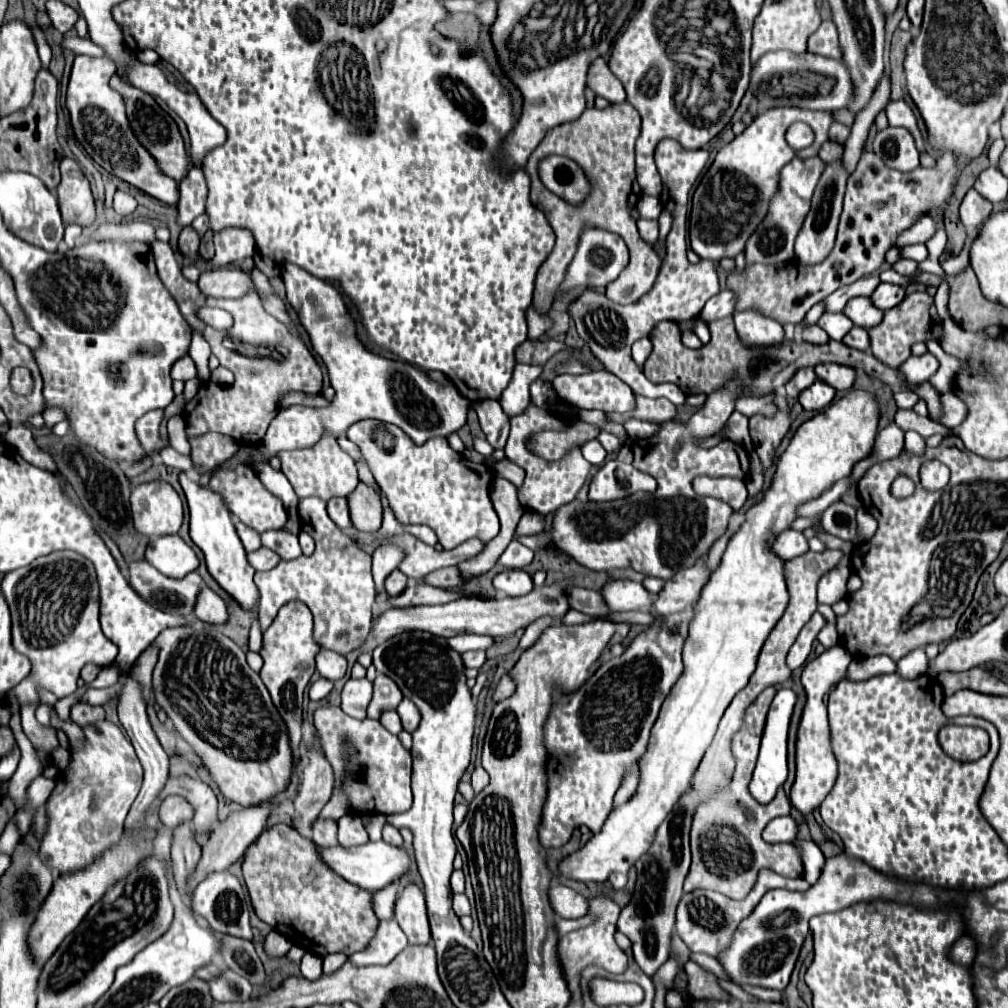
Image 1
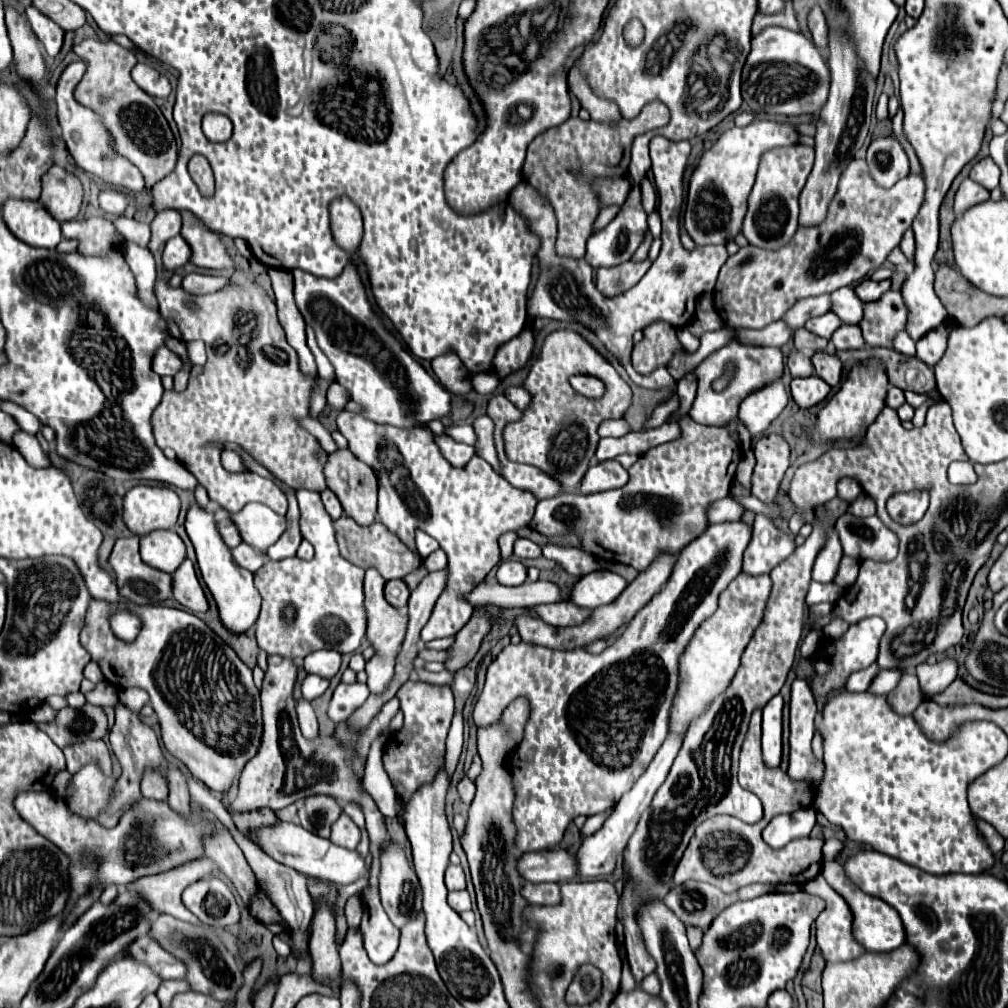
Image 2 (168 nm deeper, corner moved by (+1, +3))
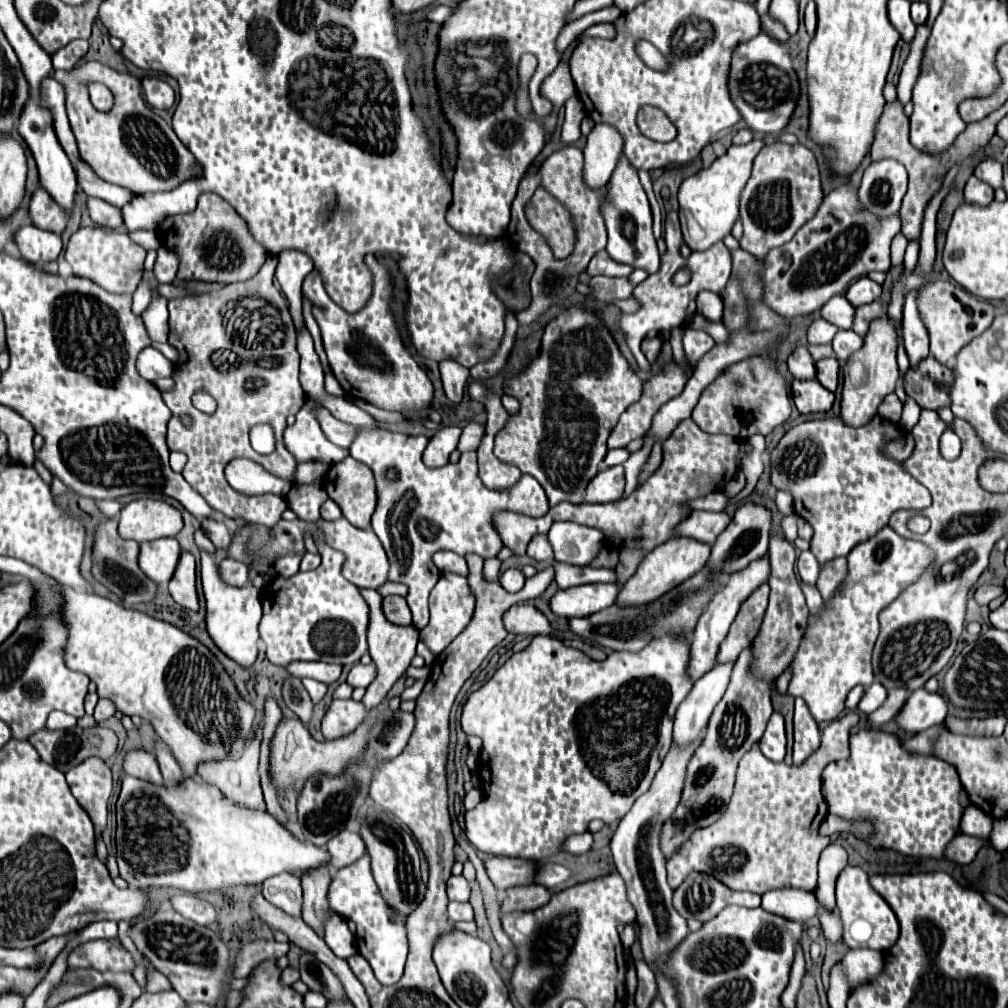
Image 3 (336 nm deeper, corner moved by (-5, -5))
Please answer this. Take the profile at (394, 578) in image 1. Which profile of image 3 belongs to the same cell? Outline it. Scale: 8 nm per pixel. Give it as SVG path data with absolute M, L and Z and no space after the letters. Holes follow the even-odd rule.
M389 595L383 599L383 613L395 625L411 625L411 611L405 597Z

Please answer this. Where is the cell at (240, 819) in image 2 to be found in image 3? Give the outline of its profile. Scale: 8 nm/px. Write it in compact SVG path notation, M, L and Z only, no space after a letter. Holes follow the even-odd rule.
M263 710L260 728L245 755L239 759L223 759L219 763L203 763L203 767L199 767L199 775L207 783L219 787L227 799L255 811L267 811L258 773L264 717Z

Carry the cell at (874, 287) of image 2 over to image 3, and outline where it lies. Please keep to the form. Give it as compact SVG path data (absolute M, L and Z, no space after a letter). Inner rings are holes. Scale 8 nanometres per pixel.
M863 277L859 281L855 281L849 289L847 289L847 295L849 303L853 307L861 307L861 305L867 305L867 303L873 303L881 297L881 285L871 281L869 277Z

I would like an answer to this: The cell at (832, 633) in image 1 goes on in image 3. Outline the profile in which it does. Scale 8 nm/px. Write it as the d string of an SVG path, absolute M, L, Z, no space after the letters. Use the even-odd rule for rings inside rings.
M810 550L801 551L799 559L797 559L797 569L799 575L803 579L803 583L807 585L817 585L817 577L819 577L819 563L815 559L815 555Z

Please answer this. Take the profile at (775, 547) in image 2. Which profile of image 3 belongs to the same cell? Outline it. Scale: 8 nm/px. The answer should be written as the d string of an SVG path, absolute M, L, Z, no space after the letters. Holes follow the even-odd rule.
M761 557L761 559L755 559L751 561L743 571L737 571L735 575L731 575L729 583L711 599L711 603L707 605L707 609L703 611L703 615L699 617L697 625L695 625L695 631L693 631L693 649L691 649L691 673L695 675L695 679L699 679L701 675L705 675L707 671L713 669L713 663L715 663L715 655L717 655L717 649L719 649L719 643L725 639L727 631L729 631L729 625L733 623L741 603L763 583L767 583L771 575L771 563L769 563L769 557Z

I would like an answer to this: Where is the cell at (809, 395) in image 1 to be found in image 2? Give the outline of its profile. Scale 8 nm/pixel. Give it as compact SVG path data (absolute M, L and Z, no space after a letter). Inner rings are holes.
M817 375L791 381L791 397L799 407L813 407L829 395L831 387Z

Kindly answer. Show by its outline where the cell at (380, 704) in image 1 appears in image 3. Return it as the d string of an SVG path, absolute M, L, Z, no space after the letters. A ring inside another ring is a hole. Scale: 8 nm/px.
M363 589L363 599L369 605L369 629L367 629L367 643L369 643L369 653L371 659L377 667L377 677L375 681L367 687L367 693L363 697L363 703L367 709L375 707L379 701L383 701L383 697L387 695L387 691L393 687L395 679L411 665L411 659L415 657L415 647L419 641L419 631L415 627L399 627L393 625L391 621L387 621L387 617L383 615L383 597L375 591L375 589Z

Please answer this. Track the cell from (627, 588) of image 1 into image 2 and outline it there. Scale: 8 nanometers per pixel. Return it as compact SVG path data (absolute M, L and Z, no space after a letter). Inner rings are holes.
M595 571L581 577L569 591L569 601L577 607L595 609L615 601L621 591L627 587L627 581L621 575L611 571Z

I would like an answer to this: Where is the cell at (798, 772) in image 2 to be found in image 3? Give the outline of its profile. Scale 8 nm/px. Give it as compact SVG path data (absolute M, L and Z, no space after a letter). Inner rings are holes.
M801 697L794 699L793 728L793 764L799 766L819 747L819 725Z

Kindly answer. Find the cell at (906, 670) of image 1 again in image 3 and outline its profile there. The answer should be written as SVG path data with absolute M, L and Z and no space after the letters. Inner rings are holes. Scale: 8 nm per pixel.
M873 681L873 685L865 691L863 699L859 701L859 709L869 715L869 713L877 711L885 703L885 699L887 699L887 689L881 687L877 681Z

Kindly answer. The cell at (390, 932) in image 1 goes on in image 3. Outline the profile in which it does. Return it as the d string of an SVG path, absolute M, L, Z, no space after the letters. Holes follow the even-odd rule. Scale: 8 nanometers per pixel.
M363 855L349 867L339 869L331 881L331 907L335 913L357 923L357 947L359 953L369 961L375 977L383 985L393 985L401 979L405 957L407 957L407 935L405 921L391 921L391 909L383 903L379 887L371 873L371 857Z

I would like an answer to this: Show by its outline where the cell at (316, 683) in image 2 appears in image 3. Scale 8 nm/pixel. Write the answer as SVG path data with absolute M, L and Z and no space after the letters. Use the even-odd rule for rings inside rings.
M303 679L303 685L305 685L307 693L311 695L311 701L313 701L313 703L319 703L319 701L325 697L325 693L327 693L327 685L321 683L321 681L315 681L315 679Z

